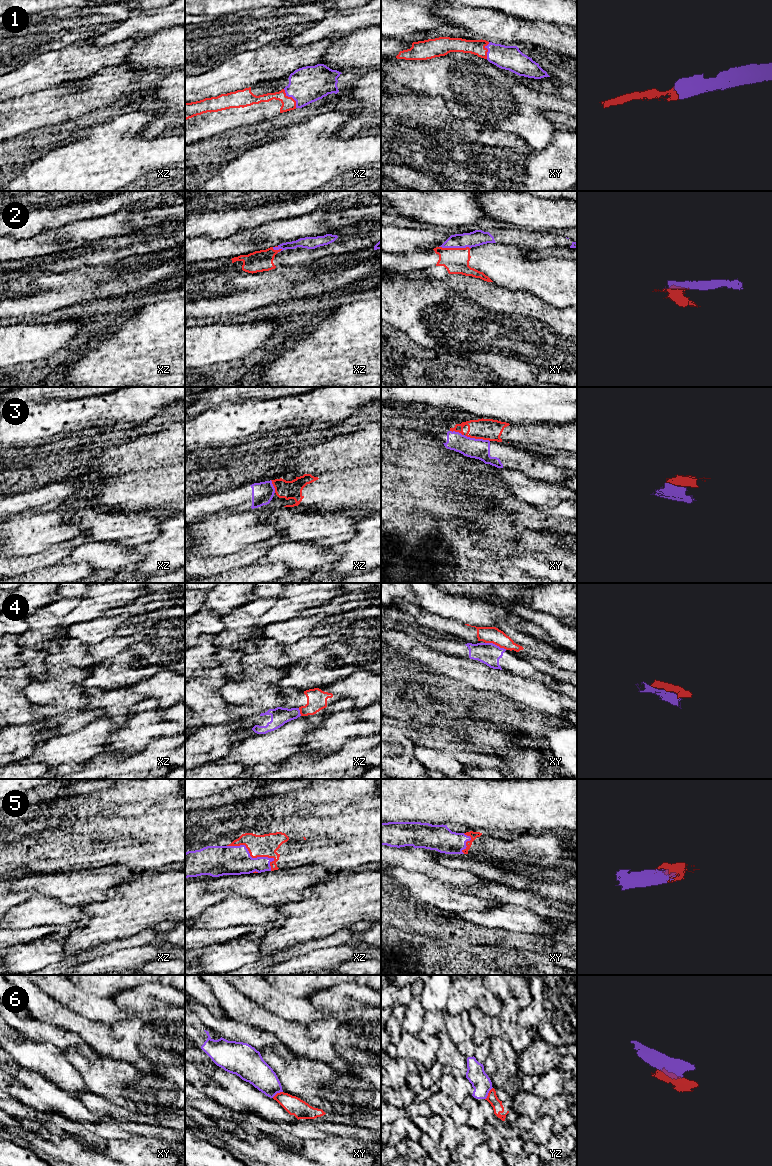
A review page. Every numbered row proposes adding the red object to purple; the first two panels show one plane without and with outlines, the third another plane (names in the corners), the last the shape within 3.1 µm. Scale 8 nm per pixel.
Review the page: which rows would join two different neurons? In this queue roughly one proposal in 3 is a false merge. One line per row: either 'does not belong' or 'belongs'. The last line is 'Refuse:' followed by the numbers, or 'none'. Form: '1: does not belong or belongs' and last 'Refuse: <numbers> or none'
1: belongs
2: does not belong
3: does not belong
4: does not belong
5: belongs
6: does not belong
Refuse: 2, 3, 4, 6

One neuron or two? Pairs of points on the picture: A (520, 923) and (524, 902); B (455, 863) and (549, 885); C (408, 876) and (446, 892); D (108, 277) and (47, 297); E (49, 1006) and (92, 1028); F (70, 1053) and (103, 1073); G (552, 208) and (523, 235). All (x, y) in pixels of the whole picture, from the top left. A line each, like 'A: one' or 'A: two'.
A: two
B: one
C: one
D: one
E: one
F: one
G: two

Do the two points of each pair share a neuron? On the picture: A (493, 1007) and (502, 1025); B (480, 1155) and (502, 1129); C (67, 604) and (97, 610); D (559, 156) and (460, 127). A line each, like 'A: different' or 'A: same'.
A: different
B: different
C: different
D: same

